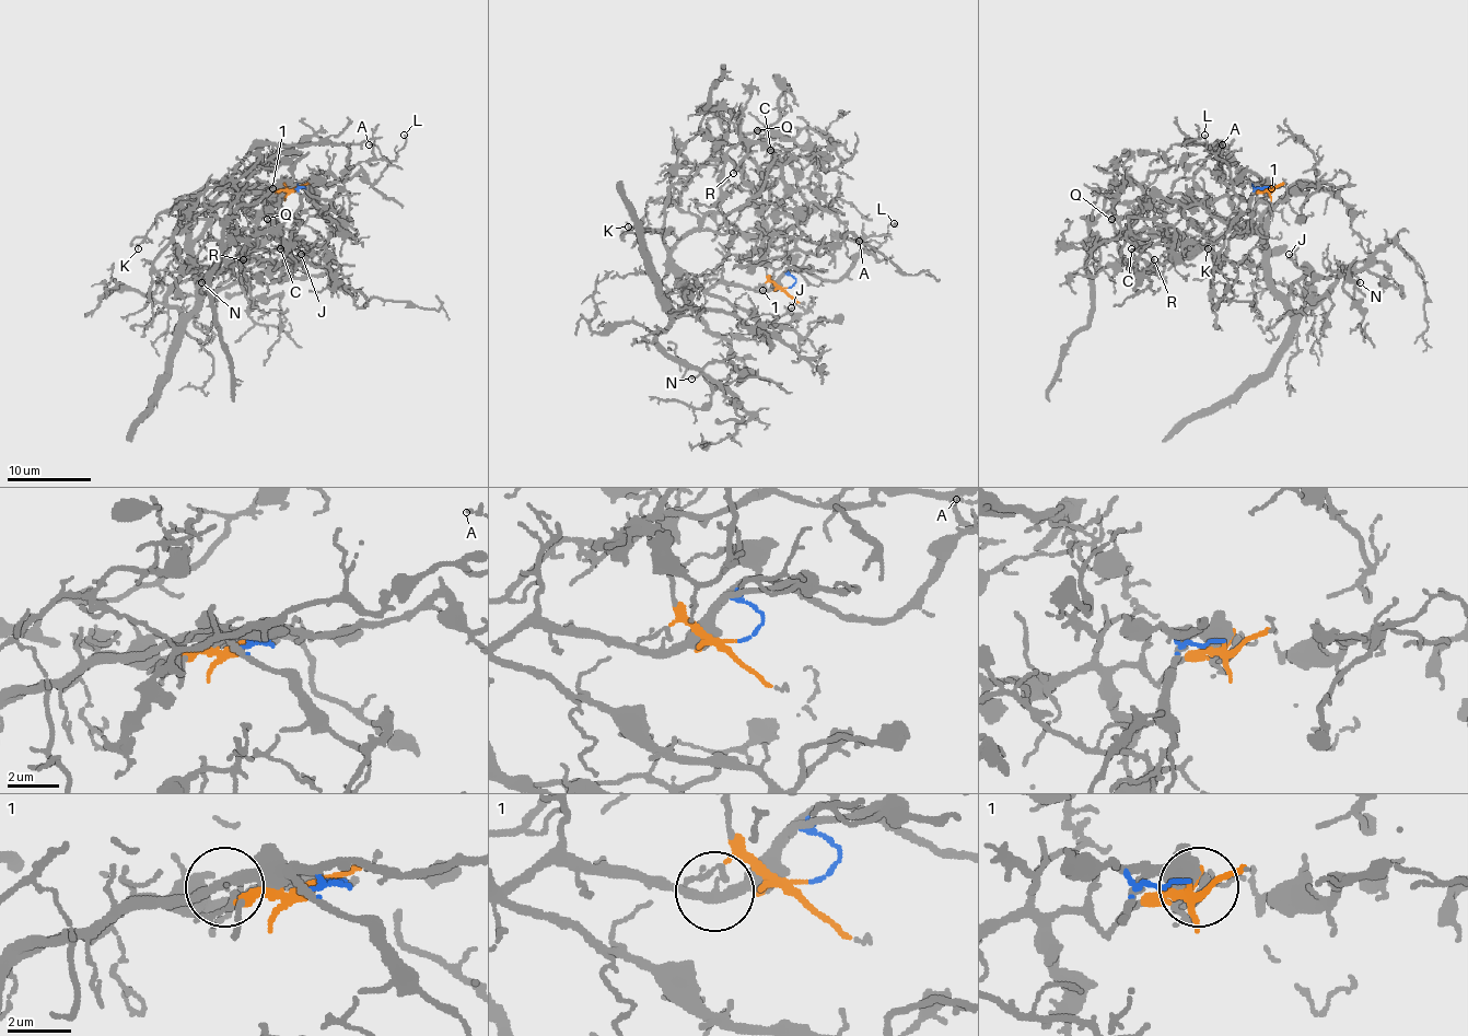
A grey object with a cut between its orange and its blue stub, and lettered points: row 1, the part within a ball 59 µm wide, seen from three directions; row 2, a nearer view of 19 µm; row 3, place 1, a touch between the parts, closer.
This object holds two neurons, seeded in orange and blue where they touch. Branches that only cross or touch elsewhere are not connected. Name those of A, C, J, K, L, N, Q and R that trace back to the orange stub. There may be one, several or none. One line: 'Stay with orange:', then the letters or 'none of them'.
Stay with orange: C, K, Q, R

